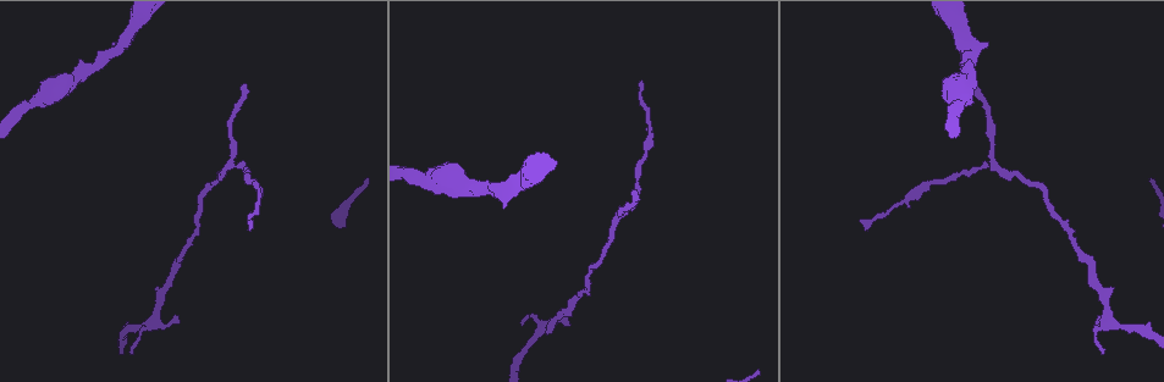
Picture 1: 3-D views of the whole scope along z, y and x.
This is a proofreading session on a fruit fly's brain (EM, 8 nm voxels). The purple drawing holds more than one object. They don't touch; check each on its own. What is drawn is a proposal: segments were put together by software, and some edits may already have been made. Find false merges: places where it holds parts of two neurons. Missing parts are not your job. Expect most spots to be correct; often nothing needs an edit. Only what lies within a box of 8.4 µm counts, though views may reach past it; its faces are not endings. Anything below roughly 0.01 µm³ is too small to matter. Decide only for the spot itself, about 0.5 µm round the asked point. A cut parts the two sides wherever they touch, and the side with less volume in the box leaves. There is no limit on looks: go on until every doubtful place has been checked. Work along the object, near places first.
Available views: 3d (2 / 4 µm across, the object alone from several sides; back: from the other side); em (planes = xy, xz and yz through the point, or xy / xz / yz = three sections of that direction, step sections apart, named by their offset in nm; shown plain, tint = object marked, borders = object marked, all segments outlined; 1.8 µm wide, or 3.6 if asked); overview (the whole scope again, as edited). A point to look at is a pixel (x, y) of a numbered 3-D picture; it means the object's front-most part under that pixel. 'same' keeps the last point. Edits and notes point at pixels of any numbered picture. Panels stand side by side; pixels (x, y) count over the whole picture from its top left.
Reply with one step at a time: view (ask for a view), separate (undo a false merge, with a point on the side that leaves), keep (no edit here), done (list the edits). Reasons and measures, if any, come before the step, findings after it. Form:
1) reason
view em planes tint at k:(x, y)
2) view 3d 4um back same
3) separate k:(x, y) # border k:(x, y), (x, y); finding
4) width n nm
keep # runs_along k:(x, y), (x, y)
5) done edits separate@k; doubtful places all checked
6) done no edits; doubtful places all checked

a fork
view em yz step 16 tint at 1:(543, 328)

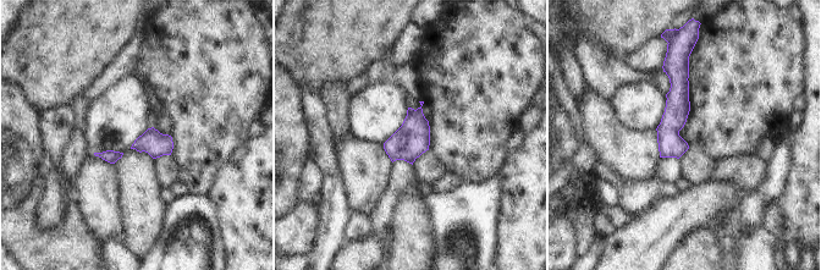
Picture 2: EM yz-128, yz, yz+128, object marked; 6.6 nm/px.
view em planes tint same

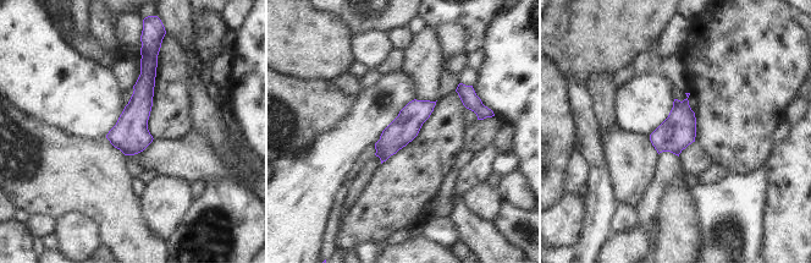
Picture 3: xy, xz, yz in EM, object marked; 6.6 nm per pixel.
width 180 nm
keep # runs_along 3:(148, 56), (148, 75), (127, 152); continuous, no second neuron

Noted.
a fork
view 3d 4um at 1:(112, 55)

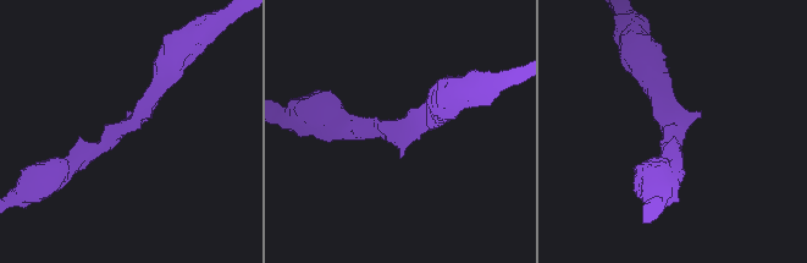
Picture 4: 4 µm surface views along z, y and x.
shape alone is not enough
view em yz step 4 tint at 4:(396, 127)

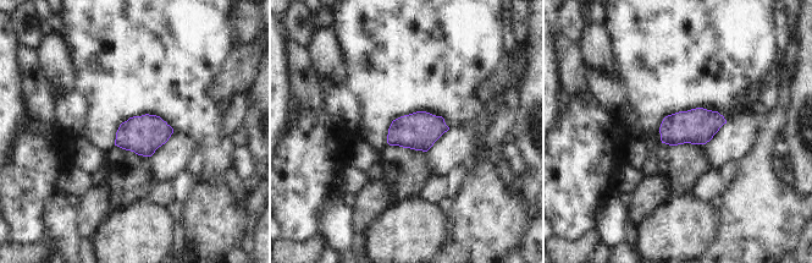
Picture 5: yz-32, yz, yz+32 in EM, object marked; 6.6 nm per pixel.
view em planes tint same

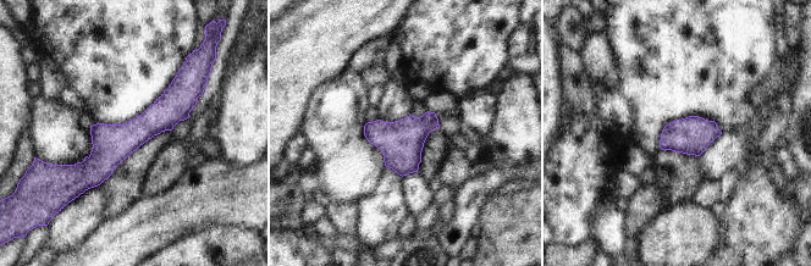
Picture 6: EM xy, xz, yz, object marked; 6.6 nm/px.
width 240 nm
keep # all the same neuron

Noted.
sharp bend
view em xy step 8 tint at 1:(996, 167)

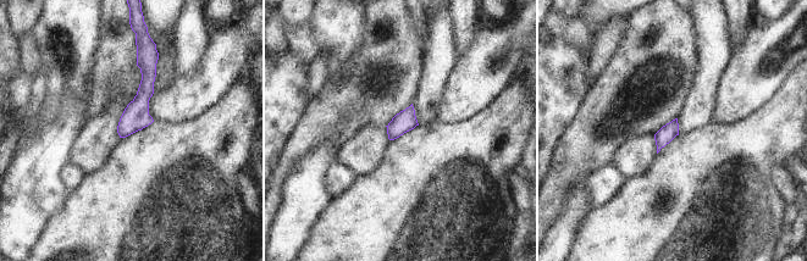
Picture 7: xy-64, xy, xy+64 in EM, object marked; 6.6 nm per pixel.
view em yz step 16 borders same

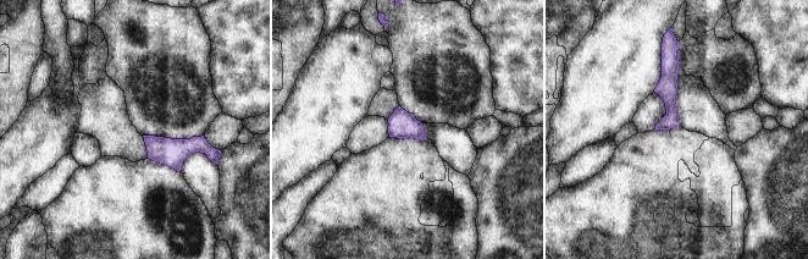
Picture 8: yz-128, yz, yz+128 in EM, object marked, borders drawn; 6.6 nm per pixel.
keep # runs_along 8:(675, 58), (669, 116), (659, 126); one neuron here

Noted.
done no edits; doubtful places all checked

